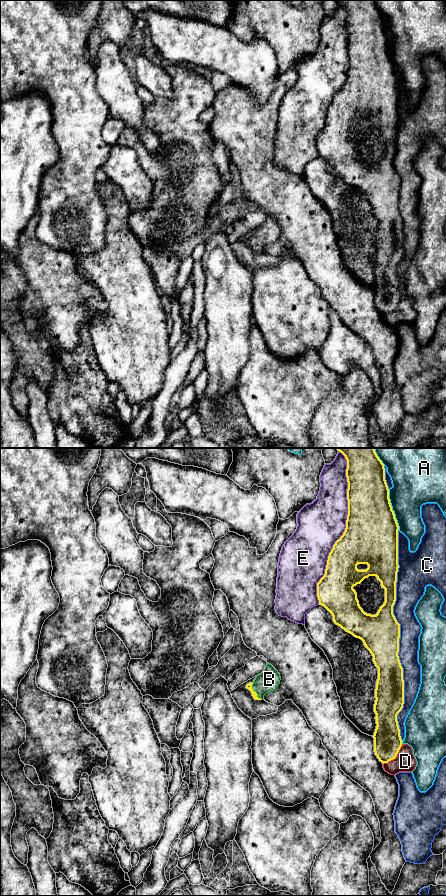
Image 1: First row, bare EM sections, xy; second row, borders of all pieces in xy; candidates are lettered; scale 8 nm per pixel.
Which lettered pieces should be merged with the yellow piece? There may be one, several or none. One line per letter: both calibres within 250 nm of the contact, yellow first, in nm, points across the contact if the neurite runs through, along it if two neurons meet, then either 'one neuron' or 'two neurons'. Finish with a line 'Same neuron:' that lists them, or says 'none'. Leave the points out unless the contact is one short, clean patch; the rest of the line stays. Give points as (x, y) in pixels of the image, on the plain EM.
A: 420 nm thick on the yellow side, 320 nm on the other; two neurons
B: 50 nm thick on the yellow side, 170 nm on the other; runs through xy (249, 238), (255, 244), (269, 231); one neuron
C: 320 nm thick on the yellow side, 180 nm on the other; two neurons
D: 220 nm thick on the yellow side, 160 nm on the other; two neurons
E: 440 nm thick on the yellow side, 360 nm on the other; two neurons
Same neuron: B

